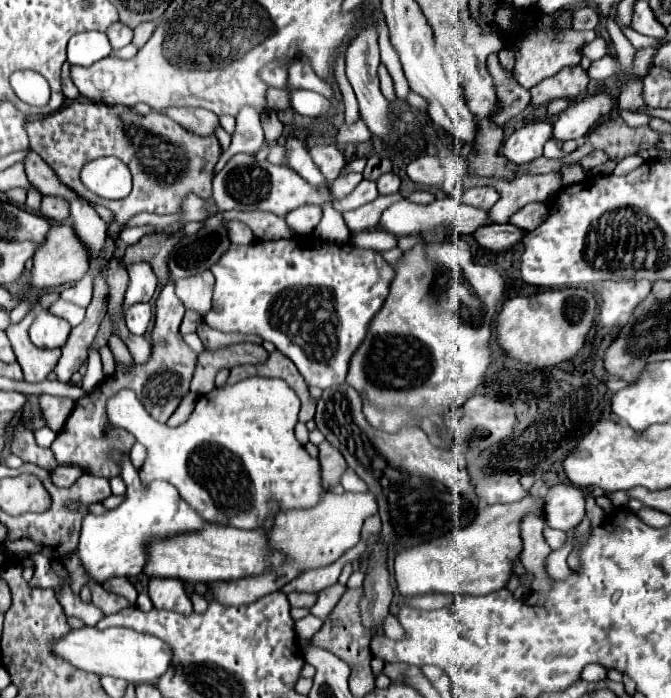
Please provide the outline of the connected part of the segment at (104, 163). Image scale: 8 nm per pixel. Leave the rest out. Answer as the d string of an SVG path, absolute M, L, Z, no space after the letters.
M97 158L81 168L81 182L83 184L111 184L113 198L125 198L131 192L131 172L129 168L113 158Z

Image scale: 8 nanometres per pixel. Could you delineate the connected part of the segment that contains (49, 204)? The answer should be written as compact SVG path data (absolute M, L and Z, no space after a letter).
M43 196L41 214L49 220L65 222L69 218L69 204L65 204L65 200L59 200L59 198L53 198L53 196Z

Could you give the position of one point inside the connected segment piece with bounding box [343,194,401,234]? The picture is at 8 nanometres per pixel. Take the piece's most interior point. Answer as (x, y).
(365, 218)

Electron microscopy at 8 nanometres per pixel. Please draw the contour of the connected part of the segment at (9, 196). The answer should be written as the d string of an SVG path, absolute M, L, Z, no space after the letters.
M11 188L11 190L5 192L5 200L11 202L11 204L15 204L15 206L19 206L19 208L23 208L25 194L27 194L27 192L25 192L23 188Z

